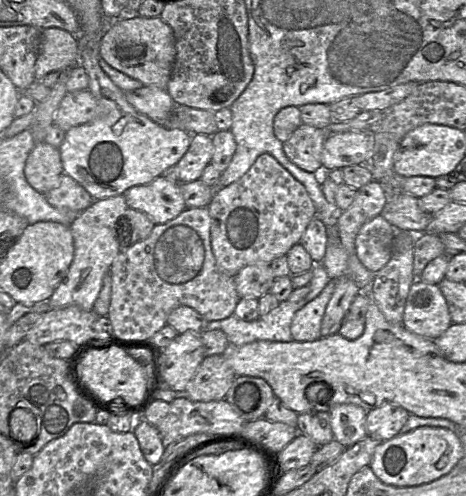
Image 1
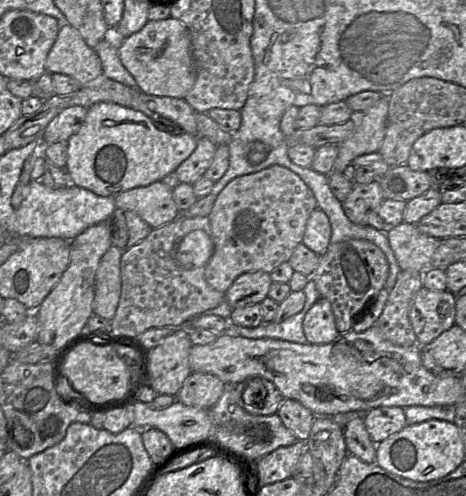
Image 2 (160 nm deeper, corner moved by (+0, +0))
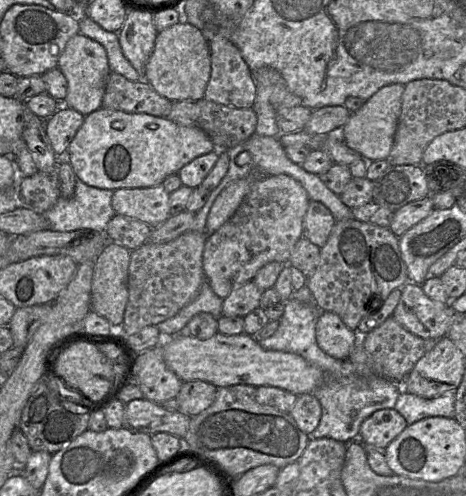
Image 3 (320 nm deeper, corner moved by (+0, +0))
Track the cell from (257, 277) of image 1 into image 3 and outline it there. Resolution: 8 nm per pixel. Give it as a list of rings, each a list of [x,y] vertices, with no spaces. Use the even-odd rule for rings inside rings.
[[[253,280],[238,286],[223,300],[222,315],[245,317],[260,306],[263,291]]]

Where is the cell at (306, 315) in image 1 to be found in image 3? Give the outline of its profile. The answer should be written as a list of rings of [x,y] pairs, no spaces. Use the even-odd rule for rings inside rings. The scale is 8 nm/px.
[[[321,311],[315,327],[318,346],[328,355],[346,360],[360,341],[360,335],[350,330],[333,312]]]

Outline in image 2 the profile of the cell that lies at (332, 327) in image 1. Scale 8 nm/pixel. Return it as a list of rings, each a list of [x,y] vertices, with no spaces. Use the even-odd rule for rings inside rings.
[[[330,238],[330,246],[320,256],[318,267],[310,278],[315,281],[321,297],[330,302],[338,332],[346,333],[384,288],[388,273],[386,256],[374,243],[364,239],[349,239],[331,244]]]

